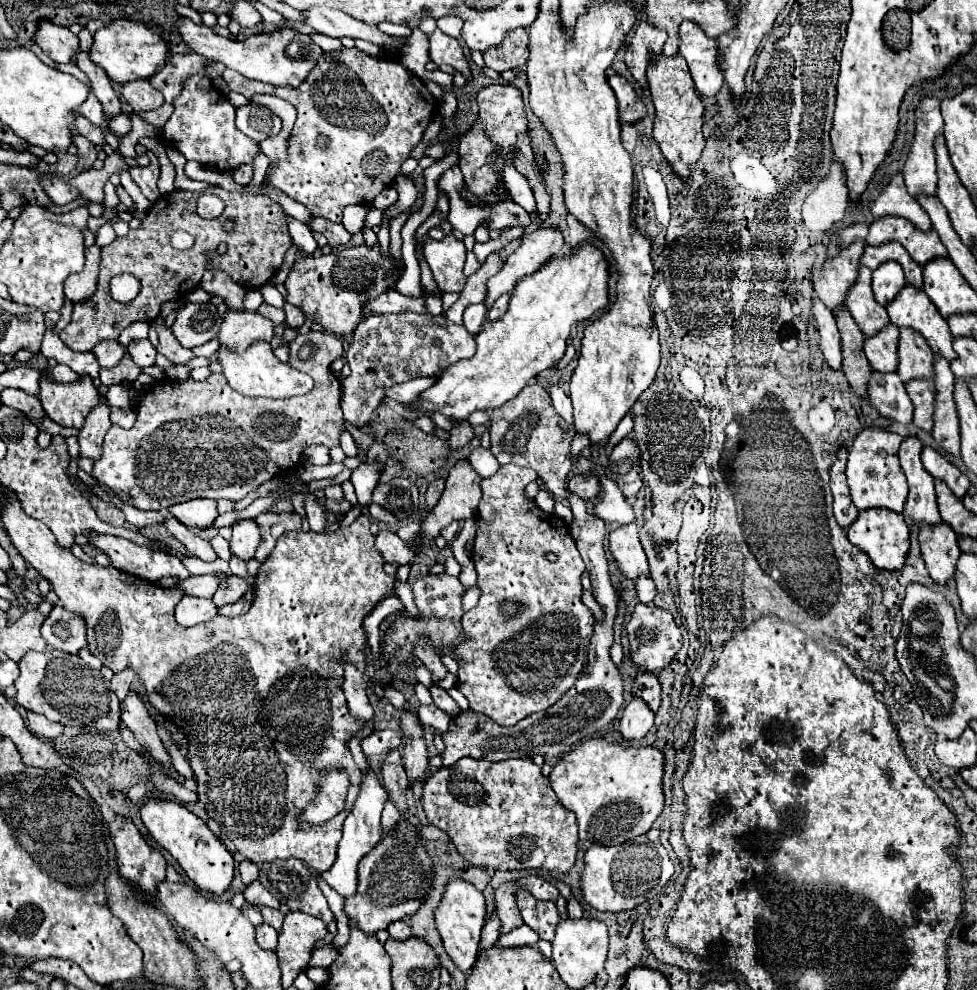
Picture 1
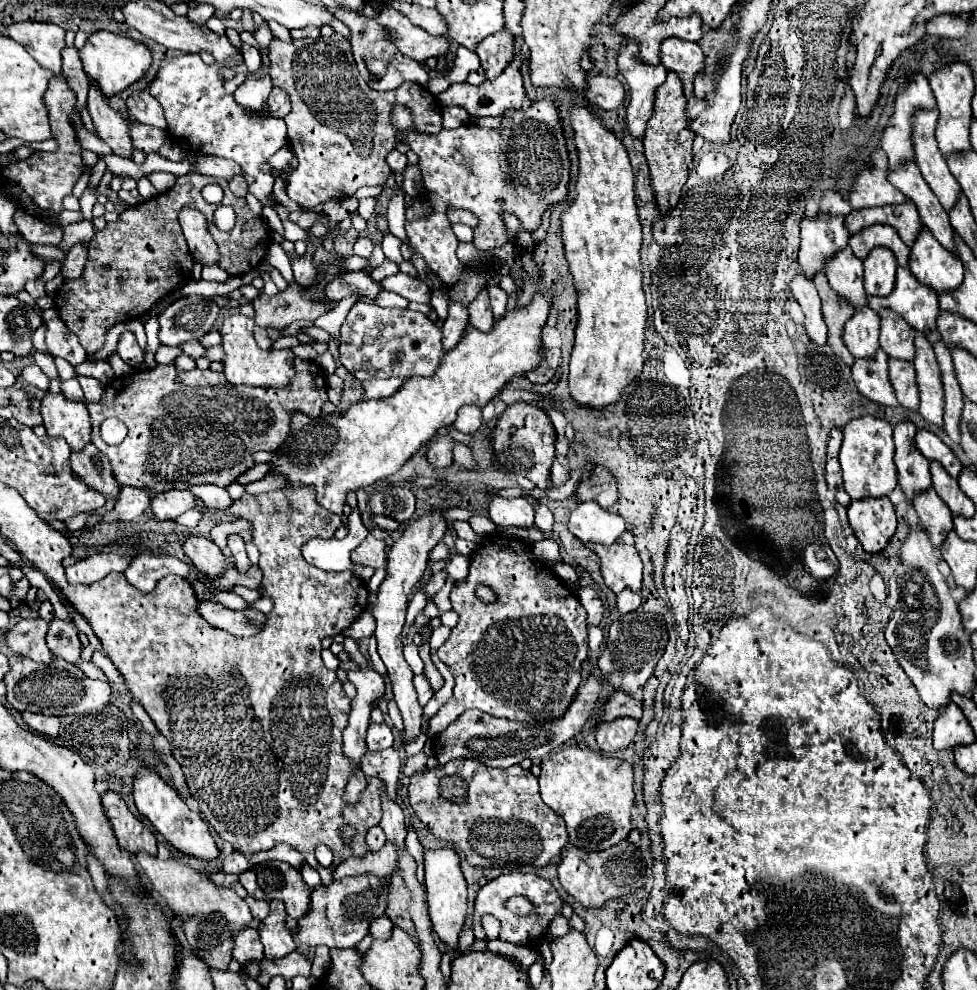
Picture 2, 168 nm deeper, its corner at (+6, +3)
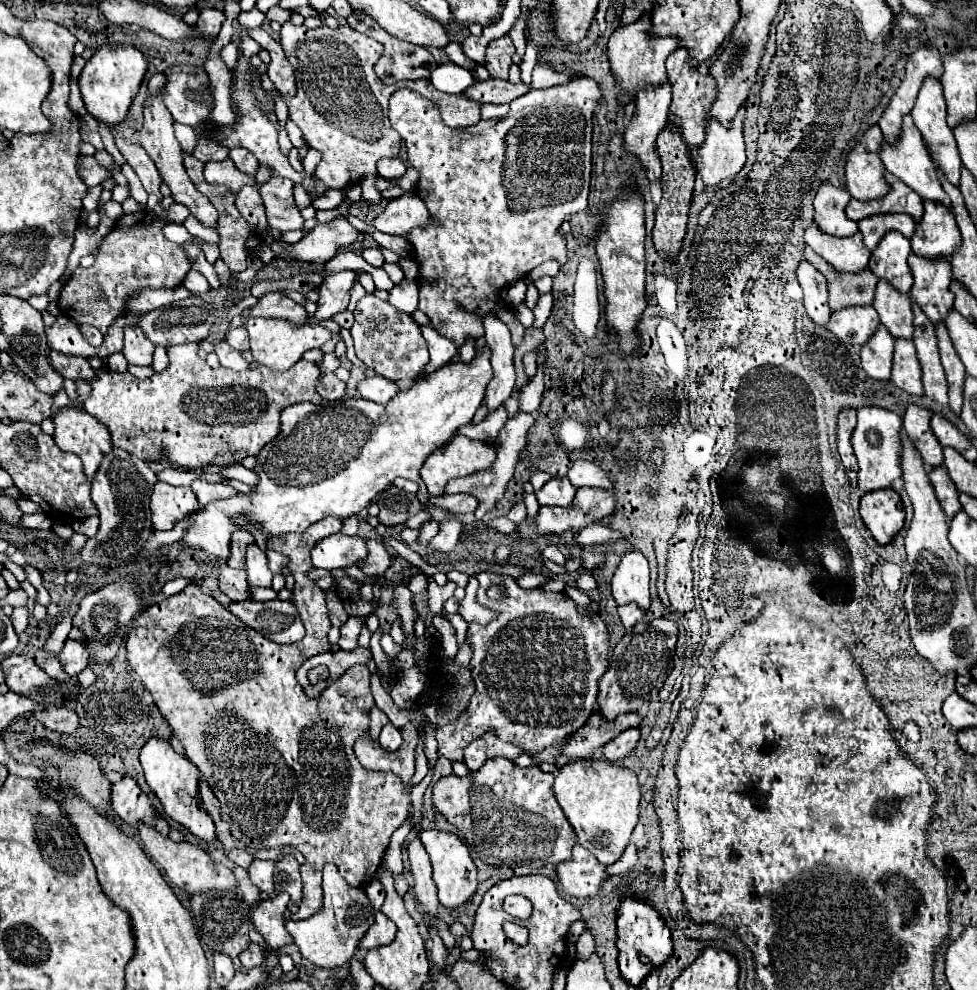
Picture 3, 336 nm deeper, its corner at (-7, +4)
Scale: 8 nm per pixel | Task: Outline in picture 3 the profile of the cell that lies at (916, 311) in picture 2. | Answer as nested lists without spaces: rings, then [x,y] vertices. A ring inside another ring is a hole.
[[[910,255],[908,265],[914,275],[910,297],[922,307],[932,323],[944,321],[952,309],[954,293],[950,291],[952,267],[948,259],[922,259]]]

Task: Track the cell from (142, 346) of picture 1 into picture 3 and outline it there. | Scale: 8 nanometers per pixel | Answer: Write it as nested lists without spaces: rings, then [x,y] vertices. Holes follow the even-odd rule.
[[[132,325],[124,331],[124,357],[130,365],[152,365],[152,353],[154,345],[142,335],[142,331]]]

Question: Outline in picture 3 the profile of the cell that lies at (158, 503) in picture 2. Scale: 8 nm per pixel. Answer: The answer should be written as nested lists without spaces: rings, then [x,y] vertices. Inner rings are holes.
[[[156,483],[150,497],[152,525],[158,531],[172,529],[174,523],[200,509],[200,503],[190,487],[174,487],[168,483]]]

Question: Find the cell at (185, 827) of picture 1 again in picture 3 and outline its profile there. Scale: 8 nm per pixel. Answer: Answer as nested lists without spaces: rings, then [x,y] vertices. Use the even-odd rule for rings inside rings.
[[[150,737],[144,743],[144,747],[140,751],[140,763],[142,763],[142,769],[144,769],[146,781],[148,781],[150,789],[158,795],[158,799],[160,799],[166,815],[170,819],[174,819],[176,823],[184,825],[198,839],[212,841],[216,837],[216,833],[214,833],[214,821],[204,811],[200,795],[198,795],[198,781],[200,781],[198,767],[194,763],[190,763],[190,759],[186,759],[186,755],[176,753],[172,749],[170,741],[158,739],[158,737]]]

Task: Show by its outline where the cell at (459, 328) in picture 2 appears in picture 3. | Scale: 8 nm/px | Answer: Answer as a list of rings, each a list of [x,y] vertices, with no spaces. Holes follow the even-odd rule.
[[[422,325],[422,337],[428,343],[430,363],[422,369],[422,373],[418,375],[418,379],[424,379],[424,375],[430,375],[430,371],[436,371],[438,367],[444,367],[454,357],[454,353],[456,353],[456,345],[431,327]]]

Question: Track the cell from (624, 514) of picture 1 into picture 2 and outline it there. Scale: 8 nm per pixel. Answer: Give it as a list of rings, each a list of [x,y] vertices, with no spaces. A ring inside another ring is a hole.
[[[583,502],[571,512],[569,528],[575,528],[575,536],[583,542],[613,544],[625,532],[625,520],[599,504]]]

